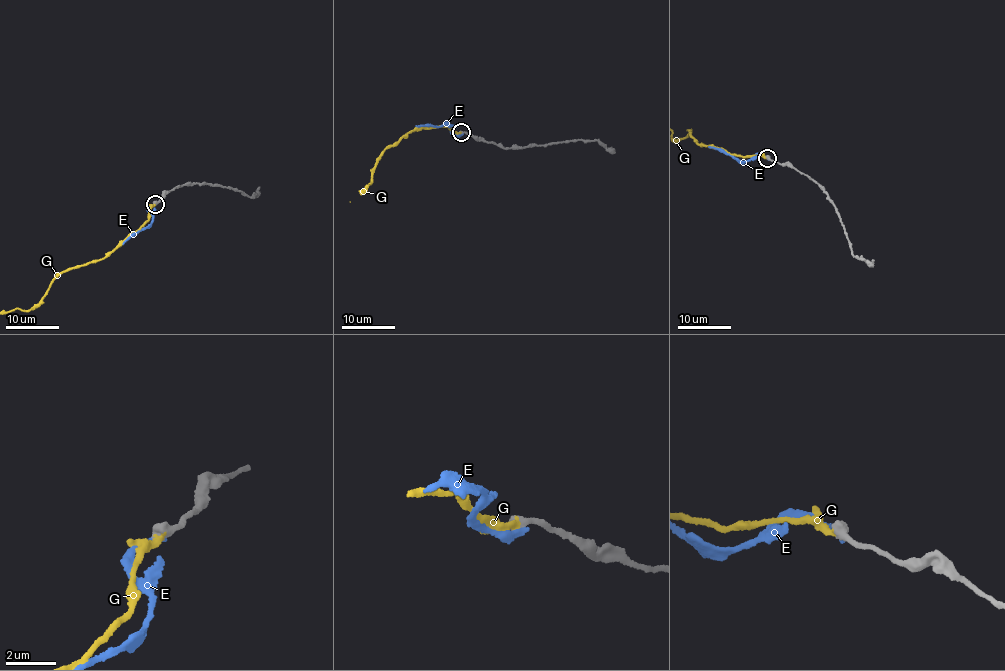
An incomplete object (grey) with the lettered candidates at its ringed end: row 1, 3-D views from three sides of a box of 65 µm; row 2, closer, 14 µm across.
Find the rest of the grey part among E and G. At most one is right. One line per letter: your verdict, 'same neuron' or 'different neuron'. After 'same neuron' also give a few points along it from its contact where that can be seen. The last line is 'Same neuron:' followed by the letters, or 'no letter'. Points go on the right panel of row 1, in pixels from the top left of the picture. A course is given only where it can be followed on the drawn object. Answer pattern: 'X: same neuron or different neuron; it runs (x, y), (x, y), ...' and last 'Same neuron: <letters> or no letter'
E: different neuron
G: same neuron
Same neuron: G

